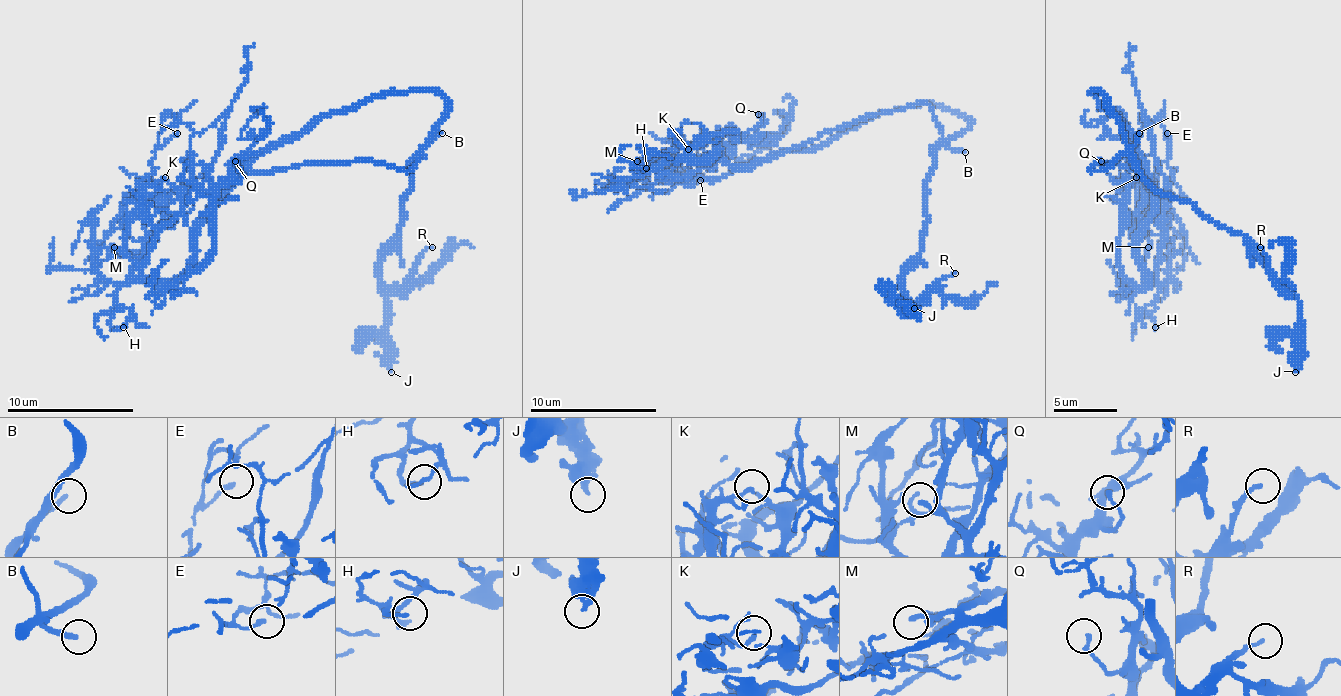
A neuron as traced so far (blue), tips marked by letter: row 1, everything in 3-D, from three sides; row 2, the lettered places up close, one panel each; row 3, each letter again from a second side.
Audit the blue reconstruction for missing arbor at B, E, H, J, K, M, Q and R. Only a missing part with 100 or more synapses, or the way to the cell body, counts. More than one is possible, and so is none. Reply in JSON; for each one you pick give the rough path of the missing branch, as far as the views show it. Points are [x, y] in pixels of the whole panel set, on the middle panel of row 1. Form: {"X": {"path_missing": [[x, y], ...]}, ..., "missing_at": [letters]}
{"missing_at": ["B"]}

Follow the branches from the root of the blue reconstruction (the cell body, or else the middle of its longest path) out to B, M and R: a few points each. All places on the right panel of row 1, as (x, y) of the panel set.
B: (1116, 164), (1097, 161), (1091, 168), (1097, 171), (1113, 164), (1136, 142), (1139, 133)
M: (1116, 164), (1139, 171), (1151, 193), (1151, 219), (1142, 228), (1132, 219), (1142, 263), (1148, 247)
R: (1116, 164), (1091, 168), (1126, 155), (1158, 190), (1238, 231), (1288, 286), (1260, 247)

